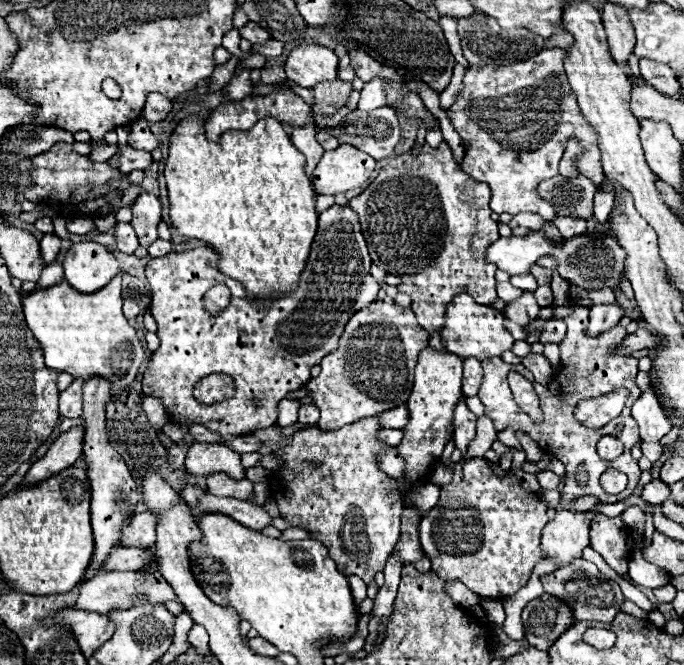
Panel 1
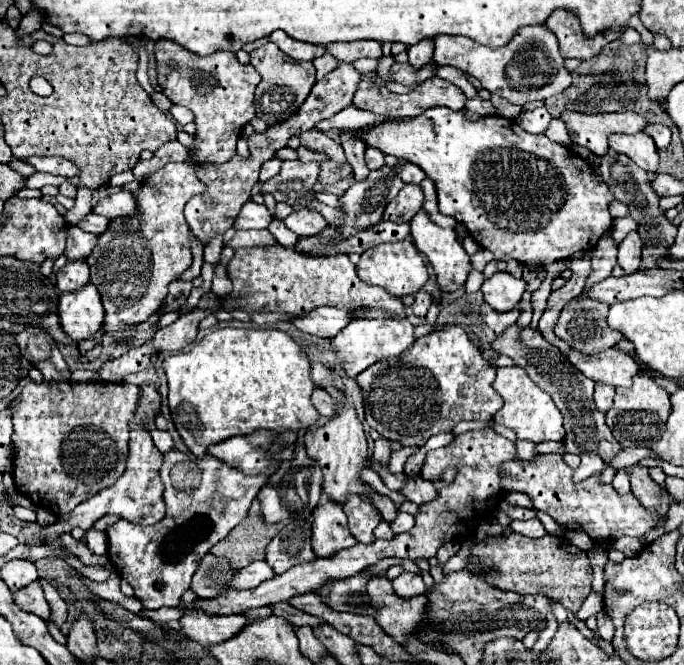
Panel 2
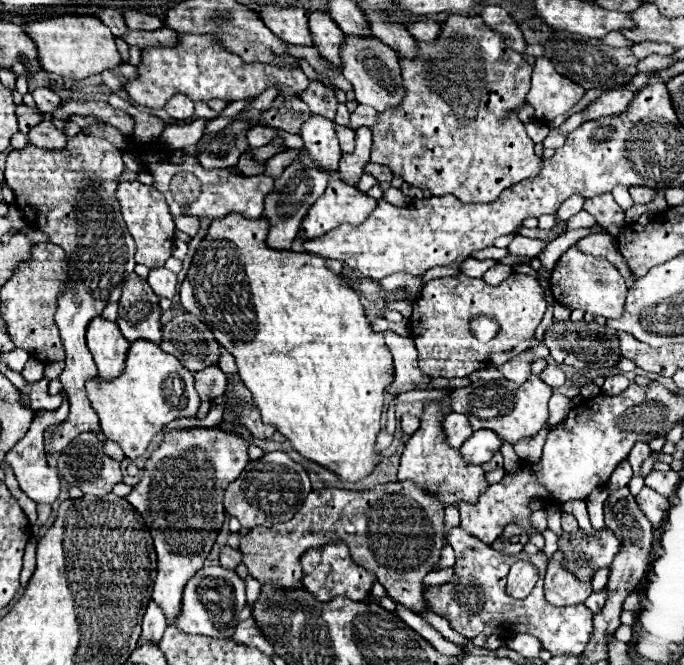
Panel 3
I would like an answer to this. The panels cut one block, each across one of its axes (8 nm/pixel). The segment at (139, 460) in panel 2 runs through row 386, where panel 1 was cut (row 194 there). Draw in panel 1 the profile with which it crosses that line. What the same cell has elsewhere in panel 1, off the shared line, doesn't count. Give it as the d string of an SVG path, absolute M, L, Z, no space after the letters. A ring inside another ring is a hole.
M140 194L134 204L132 204L132 228L136 230L138 234L138 240L140 240L140 246L148 248L154 240L158 240L158 234L156 234L156 226L160 224L162 216L160 216L160 198L154 196L154 194Z

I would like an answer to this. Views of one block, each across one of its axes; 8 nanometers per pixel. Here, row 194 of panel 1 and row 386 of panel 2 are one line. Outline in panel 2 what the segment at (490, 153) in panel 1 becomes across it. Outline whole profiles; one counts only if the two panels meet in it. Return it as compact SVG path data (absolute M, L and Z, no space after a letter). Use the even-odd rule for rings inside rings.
M512 366L512 368L496 368L496 380L492 384L492 388L502 396L504 400L504 408L496 412L494 422L496 424L504 424L506 428L514 430L518 438L530 440L534 444L538 442L546 442L546 440L564 440L564 428L562 428L562 414L560 410L554 406L552 398L530 380L530 376L524 372L524 368L520 366Z

